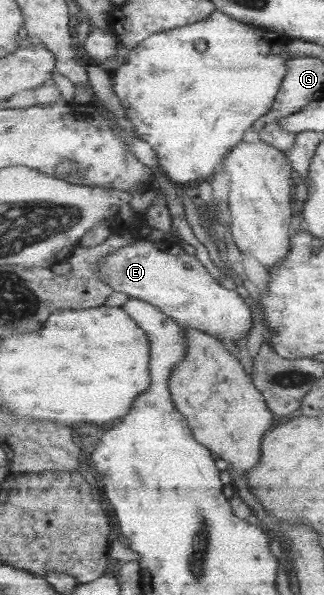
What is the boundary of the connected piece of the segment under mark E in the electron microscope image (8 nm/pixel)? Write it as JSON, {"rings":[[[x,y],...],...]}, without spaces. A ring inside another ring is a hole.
{"rings":[[[146,238],[135,241],[131,246],[124,246],[111,253],[102,262],[102,277],[113,287],[113,291],[124,293],[129,299],[143,300],[152,303],[167,313],[171,318],[181,323],[181,326],[202,330],[203,334],[213,335],[220,340],[239,340],[249,334],[253,328],[251,320],[251,307],[239,294],[237,290],[225,288],[225,283],[219,283],[209,270],[199,262],[197,257],[185,253],[183,248],[176,243],[161,240],[159,242],[149,241]]]}

